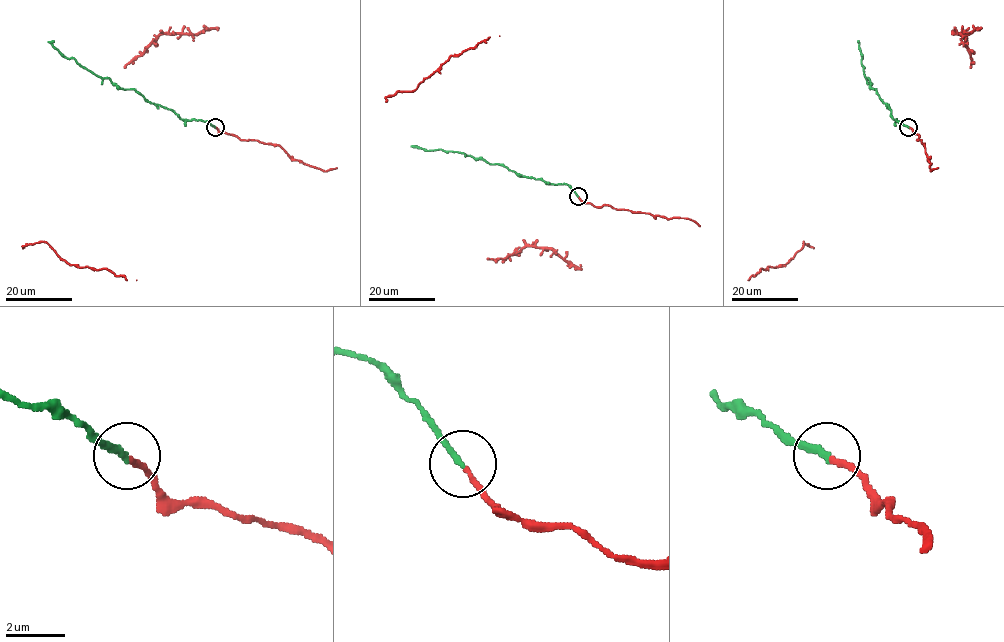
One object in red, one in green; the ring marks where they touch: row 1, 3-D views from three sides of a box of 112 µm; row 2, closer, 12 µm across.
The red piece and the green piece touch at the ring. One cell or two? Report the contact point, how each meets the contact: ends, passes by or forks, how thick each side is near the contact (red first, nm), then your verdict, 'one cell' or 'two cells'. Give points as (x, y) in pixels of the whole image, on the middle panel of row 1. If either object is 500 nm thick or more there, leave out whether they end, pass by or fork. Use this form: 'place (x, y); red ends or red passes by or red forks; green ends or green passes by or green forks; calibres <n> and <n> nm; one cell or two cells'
place (578, 196); red ends; green ends; calibres 180 and 240 nm; one cell

